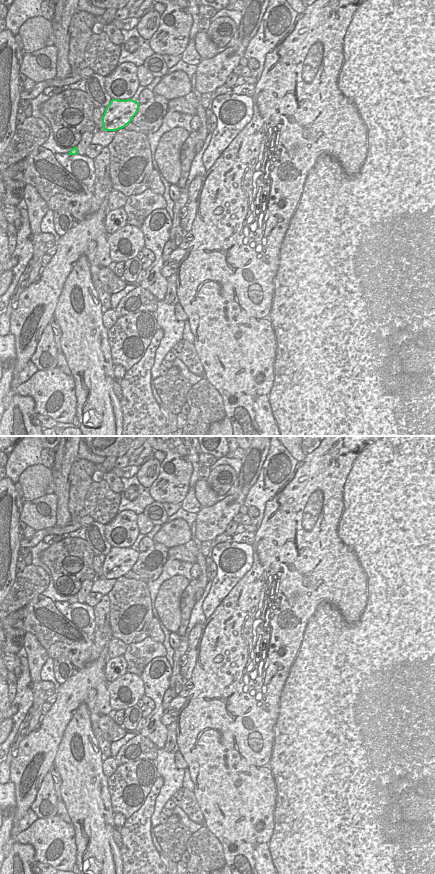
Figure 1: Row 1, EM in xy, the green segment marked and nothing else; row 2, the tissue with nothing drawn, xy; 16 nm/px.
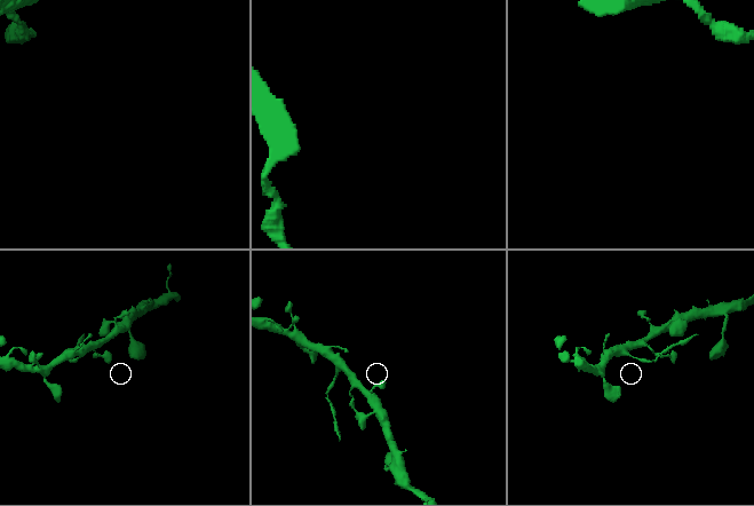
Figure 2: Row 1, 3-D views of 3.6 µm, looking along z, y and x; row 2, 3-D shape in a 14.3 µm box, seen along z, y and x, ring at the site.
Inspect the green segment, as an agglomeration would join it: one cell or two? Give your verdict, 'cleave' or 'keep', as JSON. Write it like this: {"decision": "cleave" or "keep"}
{"decision": "cleave"}

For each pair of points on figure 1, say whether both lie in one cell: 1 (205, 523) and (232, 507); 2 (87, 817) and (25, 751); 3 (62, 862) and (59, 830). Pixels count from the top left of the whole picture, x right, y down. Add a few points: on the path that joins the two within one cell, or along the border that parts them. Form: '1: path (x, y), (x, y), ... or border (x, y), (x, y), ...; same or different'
1: path (212, 521), (225, 510); same
2: border (60, 742), (54, 761), (51, 764); different
3: path (61, 854), (59, 852), (59, 838); same

